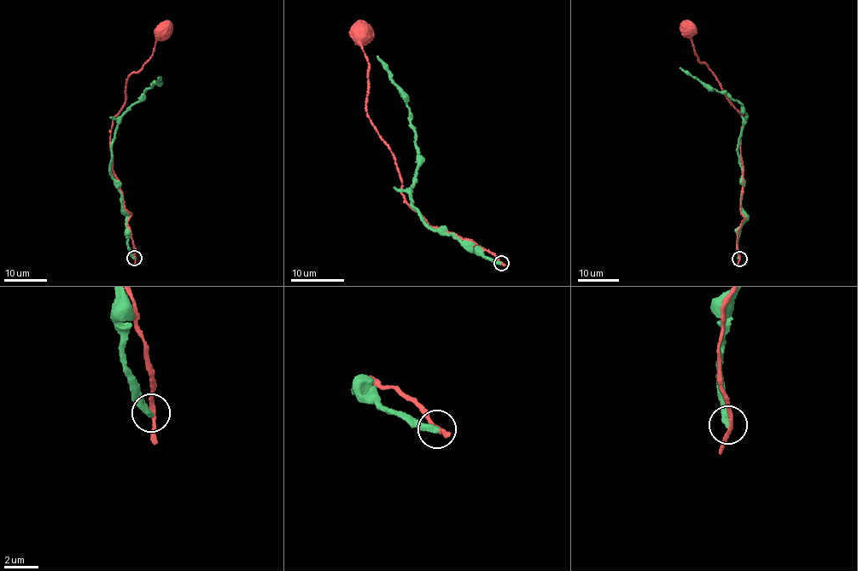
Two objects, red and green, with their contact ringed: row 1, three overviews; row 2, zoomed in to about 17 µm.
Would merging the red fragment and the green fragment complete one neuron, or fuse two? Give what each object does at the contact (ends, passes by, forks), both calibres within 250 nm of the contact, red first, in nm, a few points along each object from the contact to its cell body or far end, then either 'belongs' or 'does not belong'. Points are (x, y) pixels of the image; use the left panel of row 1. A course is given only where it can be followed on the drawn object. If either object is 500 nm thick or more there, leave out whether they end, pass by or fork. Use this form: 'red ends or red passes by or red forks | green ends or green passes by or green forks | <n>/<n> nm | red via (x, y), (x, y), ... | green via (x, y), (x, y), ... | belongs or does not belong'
red passes by | green ends | 200/400 nm | red via (134, 257), (131, 214), (113, 169), (109, 136), (129, 75), (142, 68), (155, 40), (169, 33), (165, 29) | green via (135, 258), (128, 247), (119, 182), (110, 170), (111, 145), (118, 120), (154, 83), (161, 84), (158, 78) | does not belong

